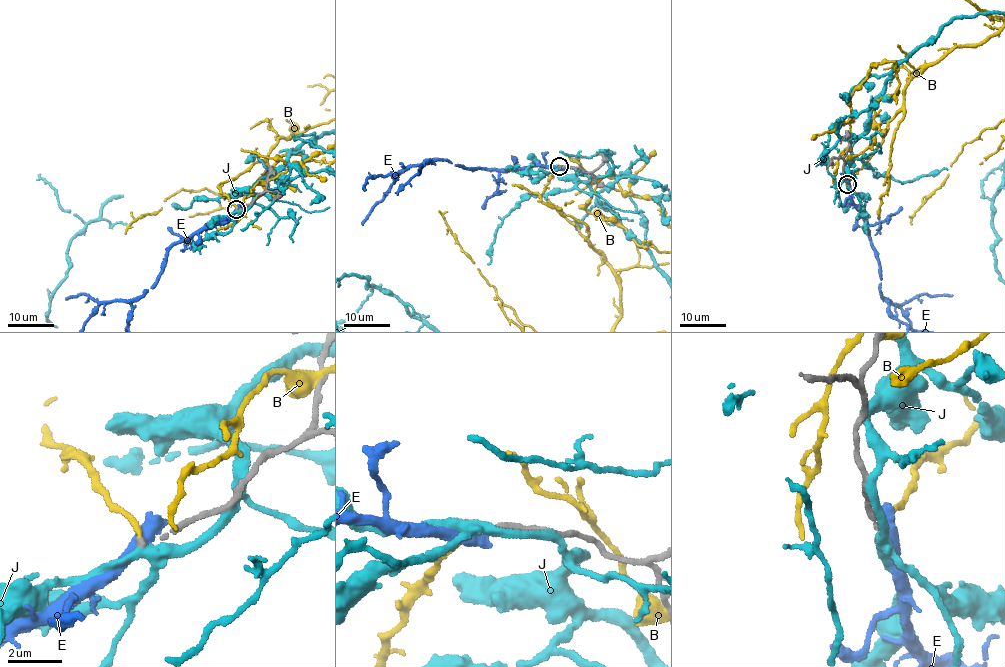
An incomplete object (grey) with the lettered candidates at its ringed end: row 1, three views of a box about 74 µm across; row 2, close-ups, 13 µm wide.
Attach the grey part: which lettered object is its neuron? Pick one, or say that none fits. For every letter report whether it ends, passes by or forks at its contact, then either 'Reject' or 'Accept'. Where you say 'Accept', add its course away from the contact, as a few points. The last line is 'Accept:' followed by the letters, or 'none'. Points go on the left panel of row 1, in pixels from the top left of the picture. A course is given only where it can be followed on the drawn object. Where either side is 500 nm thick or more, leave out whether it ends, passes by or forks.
B: It ends there. Reject
E: It passes by. Reject
J: It forks there. Reject
Accept: none

